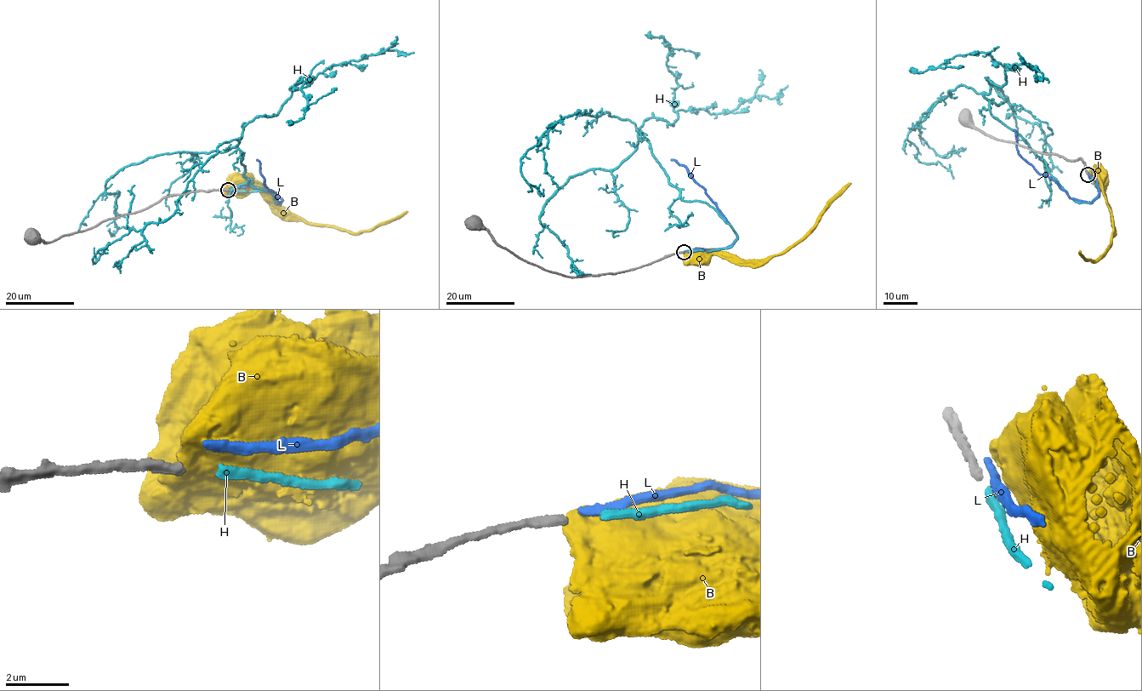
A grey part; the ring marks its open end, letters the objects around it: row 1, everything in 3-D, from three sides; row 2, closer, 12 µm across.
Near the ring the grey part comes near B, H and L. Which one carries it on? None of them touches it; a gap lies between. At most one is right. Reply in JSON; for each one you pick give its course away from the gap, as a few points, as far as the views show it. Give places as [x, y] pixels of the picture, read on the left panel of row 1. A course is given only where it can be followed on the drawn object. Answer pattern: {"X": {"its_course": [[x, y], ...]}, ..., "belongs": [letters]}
{"H": {"its_course": [[231, 191], [282, 201], [247, 183], [239, 141], [224, 142], [167, 219], [133, 229], [94, 263], [110, 245]]}, "belongs": ["H"]}

